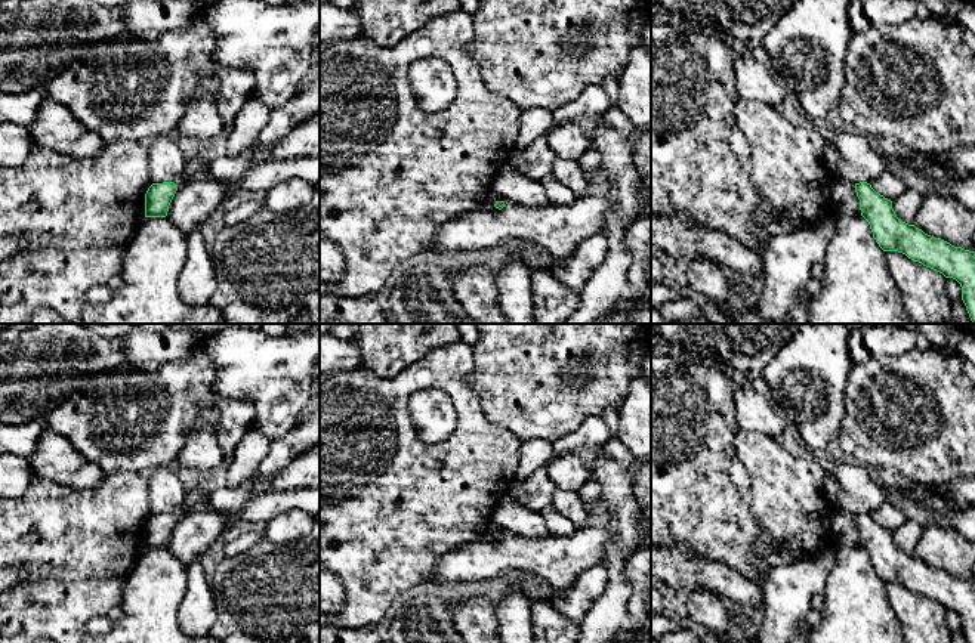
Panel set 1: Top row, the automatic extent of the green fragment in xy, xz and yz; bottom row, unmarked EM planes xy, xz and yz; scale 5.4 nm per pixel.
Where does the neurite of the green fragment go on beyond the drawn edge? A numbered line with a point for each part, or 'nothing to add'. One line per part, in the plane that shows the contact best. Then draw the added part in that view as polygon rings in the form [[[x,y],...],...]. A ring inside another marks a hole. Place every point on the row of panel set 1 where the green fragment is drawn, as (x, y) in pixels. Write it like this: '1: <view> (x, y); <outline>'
nothing to add

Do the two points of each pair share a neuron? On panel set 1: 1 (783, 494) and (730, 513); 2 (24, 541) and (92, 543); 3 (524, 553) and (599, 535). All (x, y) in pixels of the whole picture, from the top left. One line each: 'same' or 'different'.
1: different
2: same
3: same

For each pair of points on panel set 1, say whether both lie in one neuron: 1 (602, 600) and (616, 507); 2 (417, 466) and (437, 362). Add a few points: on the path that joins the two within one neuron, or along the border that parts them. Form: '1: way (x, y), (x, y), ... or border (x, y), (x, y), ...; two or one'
1: way (611, 577), (614, 558), (619, 550), (619, 531); one
2: way (400, 439), (400, 396), (410, 386); one

